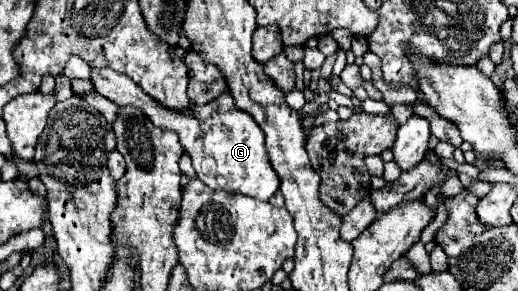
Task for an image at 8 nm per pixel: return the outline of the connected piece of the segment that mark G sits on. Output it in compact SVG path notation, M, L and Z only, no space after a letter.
M106 68L92 70L92 82L96 92L106 96L114 104L134 106L142 110L152 120L154 126L164 130L174 130L180 136L180 144L184 146L184 150L192 156L192 166L198 178L206 186L214 190L246 194L262 202L270 200L270 196L274 196L276 190L280 188L280 178L274 172L266 152L264 132L258 128L256 120L250 114L234 108L234 100L228 92L208 102L204 108L200 108L200 112L196 110L196 106L186 108L186 112L184 110L180 112L180 110L162 106L160 102L150 98L146 92L142 92L142 88L134 80L130 80L124 74L118 74Z

